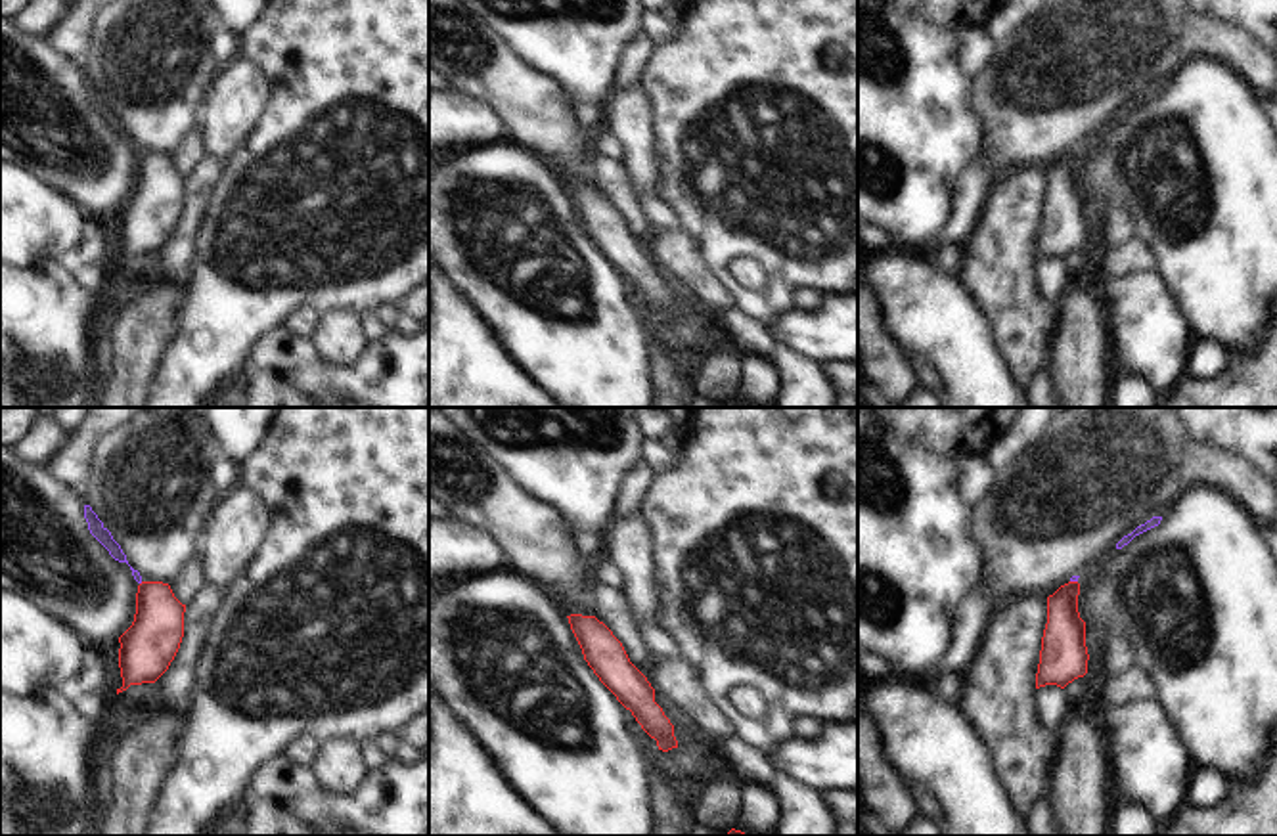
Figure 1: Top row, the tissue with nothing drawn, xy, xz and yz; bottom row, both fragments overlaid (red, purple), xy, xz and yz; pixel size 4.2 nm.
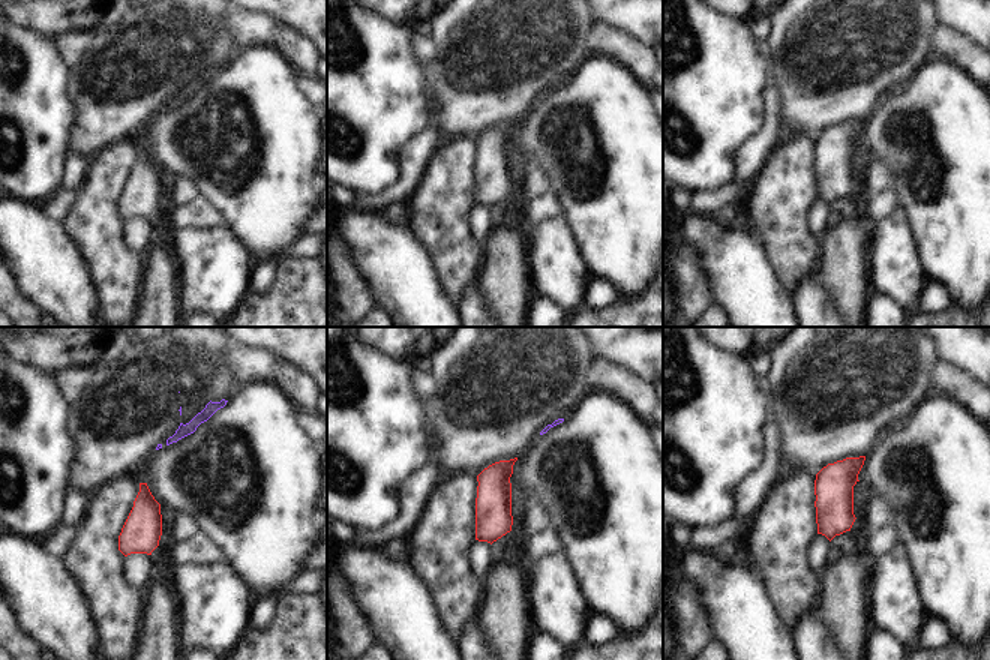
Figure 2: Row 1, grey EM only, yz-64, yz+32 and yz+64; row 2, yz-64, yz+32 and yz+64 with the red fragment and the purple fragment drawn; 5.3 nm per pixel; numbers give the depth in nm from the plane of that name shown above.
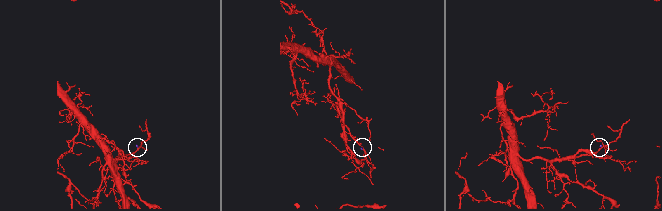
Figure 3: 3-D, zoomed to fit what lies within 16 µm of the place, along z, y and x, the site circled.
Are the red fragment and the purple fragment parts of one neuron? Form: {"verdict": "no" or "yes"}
{"verdict": "no"}

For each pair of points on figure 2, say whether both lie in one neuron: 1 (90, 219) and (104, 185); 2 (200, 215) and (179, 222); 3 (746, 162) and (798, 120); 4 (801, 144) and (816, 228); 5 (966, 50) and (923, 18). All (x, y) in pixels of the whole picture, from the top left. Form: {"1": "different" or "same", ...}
{"1": "same", "2": "same", "3": "different", "4": "different", "5": "different"}

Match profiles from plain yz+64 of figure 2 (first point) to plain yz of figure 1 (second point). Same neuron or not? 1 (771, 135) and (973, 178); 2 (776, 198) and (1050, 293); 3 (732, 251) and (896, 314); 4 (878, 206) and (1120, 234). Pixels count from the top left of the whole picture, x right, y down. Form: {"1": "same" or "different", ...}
{"1": "same", "2": "different", "3": "same", "4": "different"}

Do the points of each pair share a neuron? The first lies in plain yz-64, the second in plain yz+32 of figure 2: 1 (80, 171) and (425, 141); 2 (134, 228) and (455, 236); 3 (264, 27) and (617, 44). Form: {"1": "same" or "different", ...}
{"1": "same", "2": "different", "3": "same"}

